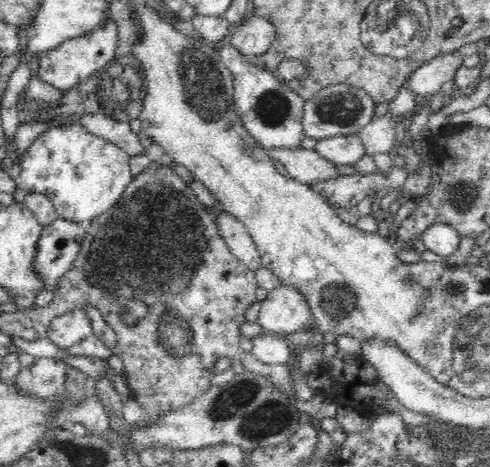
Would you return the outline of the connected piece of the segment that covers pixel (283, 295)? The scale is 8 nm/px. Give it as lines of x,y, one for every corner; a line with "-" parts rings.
280,282
261,301
257,323
264,335
288,336
306,326
315,326
316,317
306,295
296,285

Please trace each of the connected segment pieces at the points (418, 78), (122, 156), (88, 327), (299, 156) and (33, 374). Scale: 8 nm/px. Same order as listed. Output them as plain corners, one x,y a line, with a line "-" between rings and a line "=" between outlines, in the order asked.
460,52
438,55
408,79
409,88
421,98
434,97
434,94
438,94
446,82
456,77
458,70
464,64
465,57
=
79,122
74,125
64,125
61,129
46,130
40,142
28,148
20,162
14,163
9,171
17,184
17,189
44,194
54,204
54,209
60,218
87,225
89,221
112,209
125,194
134,178
129,165
130,158
131,156
119,146
87,132
=
85,308
71,310
50,322
47,339
66,349
92,335
92,320
=
314,148
268,149
267,152
272,160
281,162
285,166
288,176
302,184
328,182
328,180
336,180
343,176
340,174
338,163
324,157
=
39,358
35,362
20,370
20,374
13,379
22,391
38,393
40,397
55,397
61,390
68,376
68,367
62,359

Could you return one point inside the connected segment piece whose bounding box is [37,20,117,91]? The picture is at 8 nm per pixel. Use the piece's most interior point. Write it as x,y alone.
74,60

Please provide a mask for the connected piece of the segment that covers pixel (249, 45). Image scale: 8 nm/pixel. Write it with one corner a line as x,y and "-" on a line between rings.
250,12
240,24
237,24
230,44
245,57
260,55
270,49
275,36
276,27
268,17

